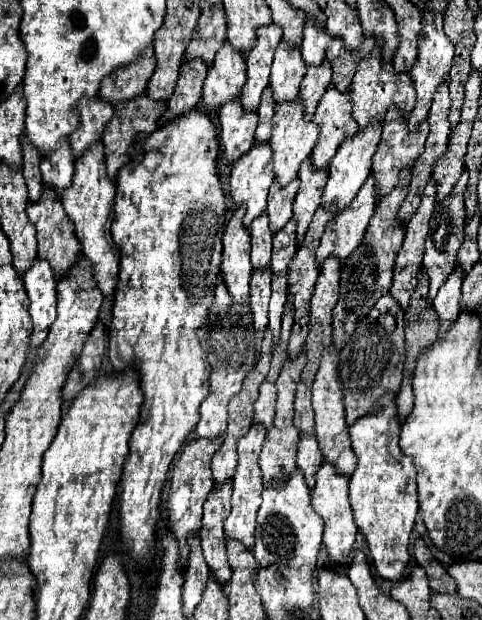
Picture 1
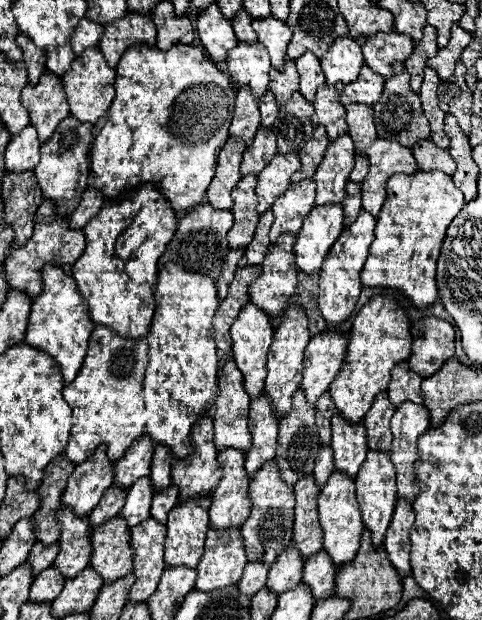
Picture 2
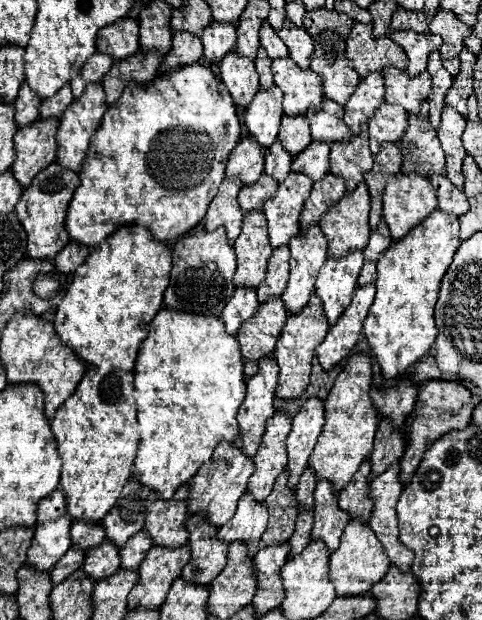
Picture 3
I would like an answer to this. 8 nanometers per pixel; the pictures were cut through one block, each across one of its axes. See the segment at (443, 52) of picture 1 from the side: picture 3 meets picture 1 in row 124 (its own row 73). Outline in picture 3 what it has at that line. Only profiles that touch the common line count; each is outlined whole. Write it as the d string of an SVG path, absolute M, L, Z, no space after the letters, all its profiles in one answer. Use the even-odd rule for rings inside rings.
M400 30L400 32L388 32L388 38L404 48L404 52L408 56L406 72L410 76L418 76L420 72L424 72L430 52L434 52L442 46L442 38L428 34L428 32L418 34L418 32L410 32L410 30L406 30L406 32Z

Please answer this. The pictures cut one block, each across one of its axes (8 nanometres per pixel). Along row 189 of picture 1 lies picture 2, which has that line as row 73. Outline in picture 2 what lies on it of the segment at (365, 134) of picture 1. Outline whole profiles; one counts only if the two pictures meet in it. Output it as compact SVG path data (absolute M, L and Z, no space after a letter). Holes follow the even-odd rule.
M350 36L338 38L338 42L332 44L330 52L320 60L328 86L358 80L360 68L364 66L362 44L362 40L350 40Z

